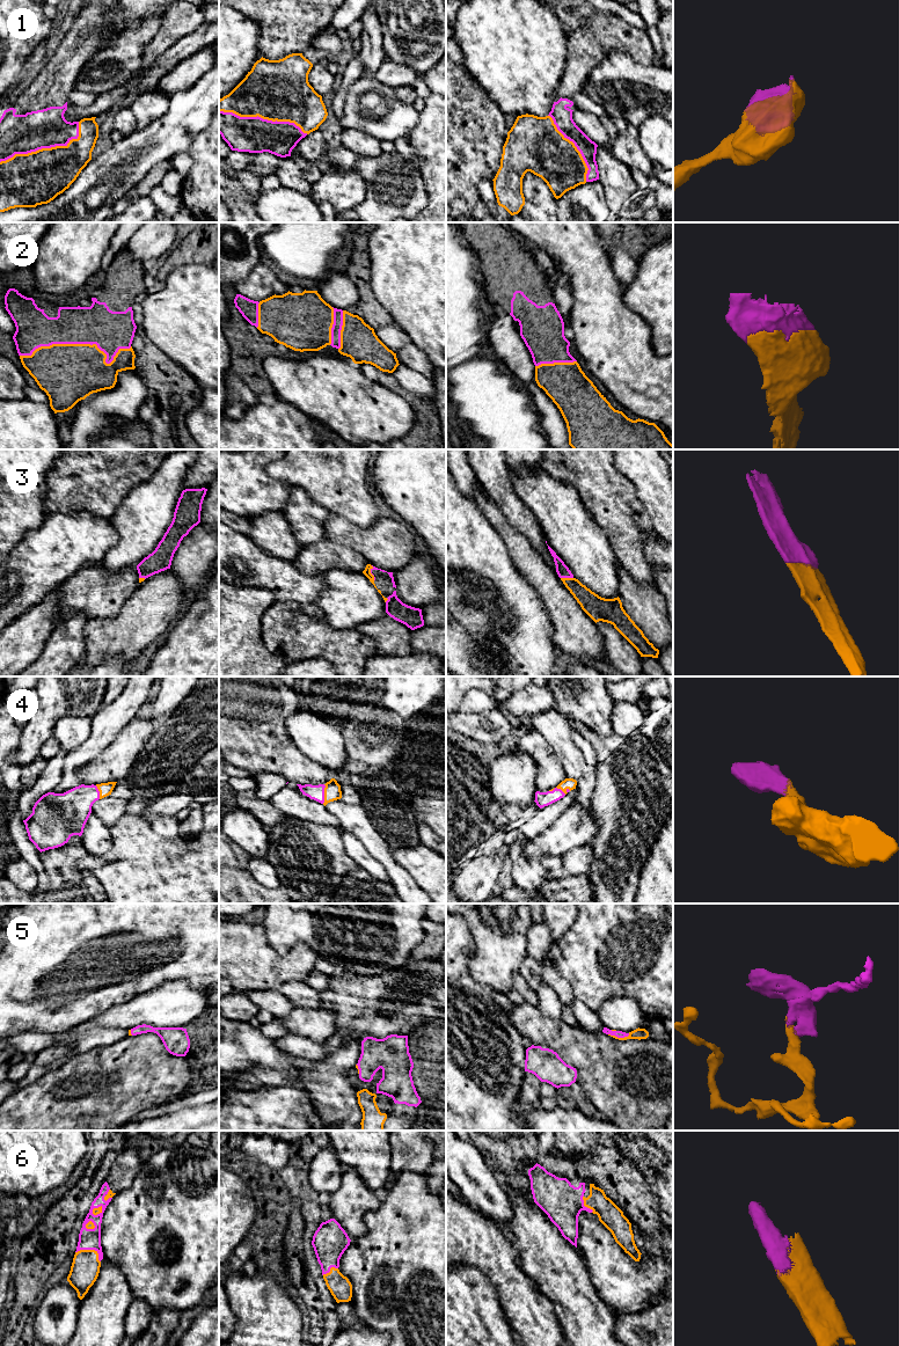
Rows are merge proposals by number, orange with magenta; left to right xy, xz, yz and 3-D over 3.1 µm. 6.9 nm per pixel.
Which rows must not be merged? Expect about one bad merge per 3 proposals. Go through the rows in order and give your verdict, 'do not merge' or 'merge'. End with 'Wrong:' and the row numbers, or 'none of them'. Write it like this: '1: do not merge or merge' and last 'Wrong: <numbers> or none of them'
1: merge
2: merge
3: merge
4: merge
5: merge
6: merge
Wrong: none of them

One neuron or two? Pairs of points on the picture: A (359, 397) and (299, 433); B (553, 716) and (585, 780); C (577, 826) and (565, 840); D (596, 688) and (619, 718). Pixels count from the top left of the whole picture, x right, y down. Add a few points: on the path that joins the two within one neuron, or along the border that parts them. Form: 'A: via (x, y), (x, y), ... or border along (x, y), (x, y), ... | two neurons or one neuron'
A: border along (295, 407), (338, 437) | two neurons
B: via (557, 732), (574, 763) | one neuron
C: via (574, 829), (567, 836) | one neuron
D: border along (616, 702), (612, 709), (612, 732) | two neurons

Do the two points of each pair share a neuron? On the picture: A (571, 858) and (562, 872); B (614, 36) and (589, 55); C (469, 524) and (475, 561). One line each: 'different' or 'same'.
A: same
B: same
C: same

